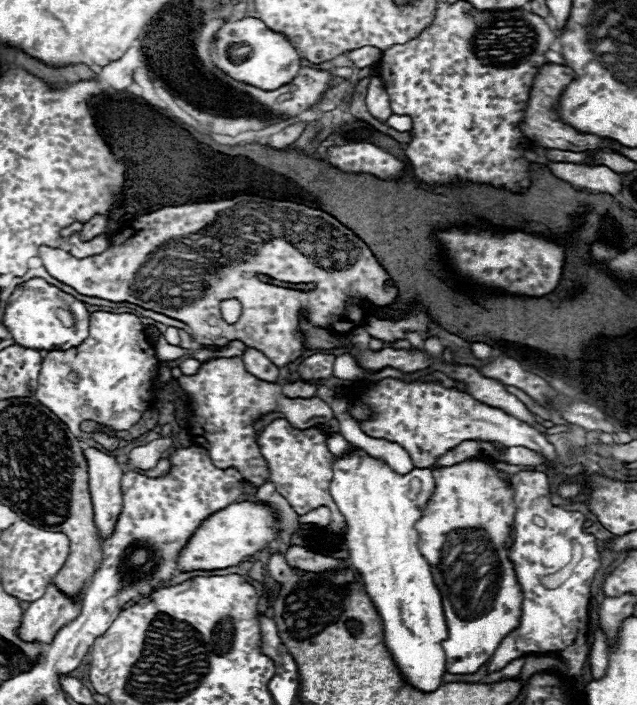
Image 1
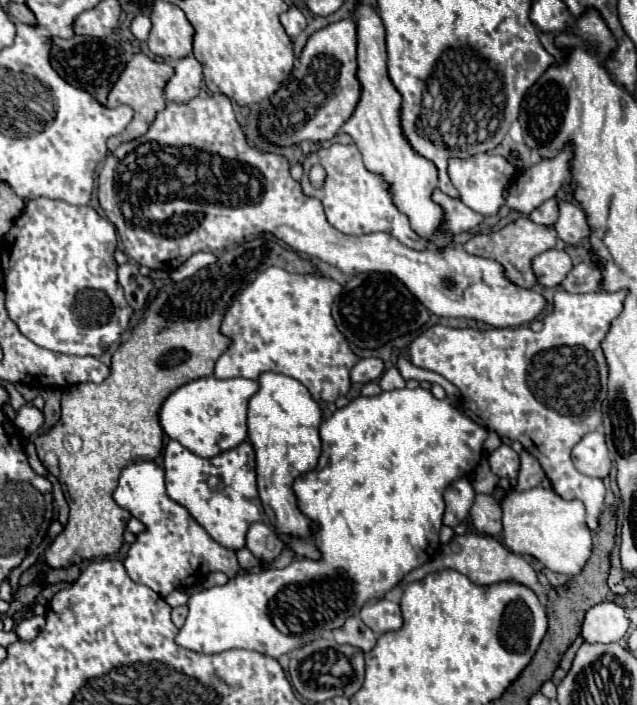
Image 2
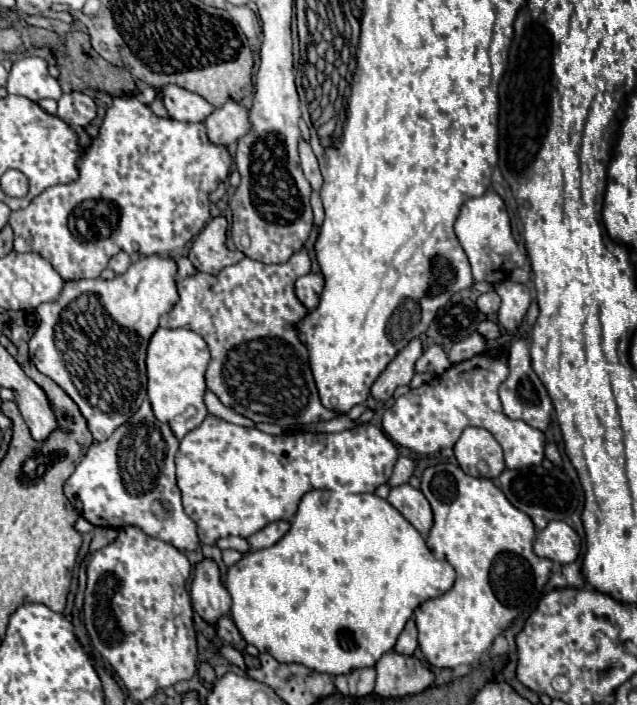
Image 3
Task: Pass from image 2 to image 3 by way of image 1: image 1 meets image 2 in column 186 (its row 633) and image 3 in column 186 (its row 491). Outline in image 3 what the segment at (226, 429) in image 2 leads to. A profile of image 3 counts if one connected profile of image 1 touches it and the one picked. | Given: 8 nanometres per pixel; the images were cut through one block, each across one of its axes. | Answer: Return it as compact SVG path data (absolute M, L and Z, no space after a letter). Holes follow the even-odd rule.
M156 328L150 338L146 352L146 368L148 368L148 398L154 410L154 416L168 424L176 438L184 438L184 434L196 430L204 418L208 416L204 406L204 370L208 364L208 346L200 334L184 328Z

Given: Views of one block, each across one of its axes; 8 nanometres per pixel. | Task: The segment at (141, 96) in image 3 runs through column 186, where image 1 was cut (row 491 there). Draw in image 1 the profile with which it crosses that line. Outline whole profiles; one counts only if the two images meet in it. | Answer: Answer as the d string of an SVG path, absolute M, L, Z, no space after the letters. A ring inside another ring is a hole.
M86 448L84 456L88 460L88 482L94 504L94 522L104 542L114 534L118 516L122 512L120 480L124 470L112 456L96 448Z

